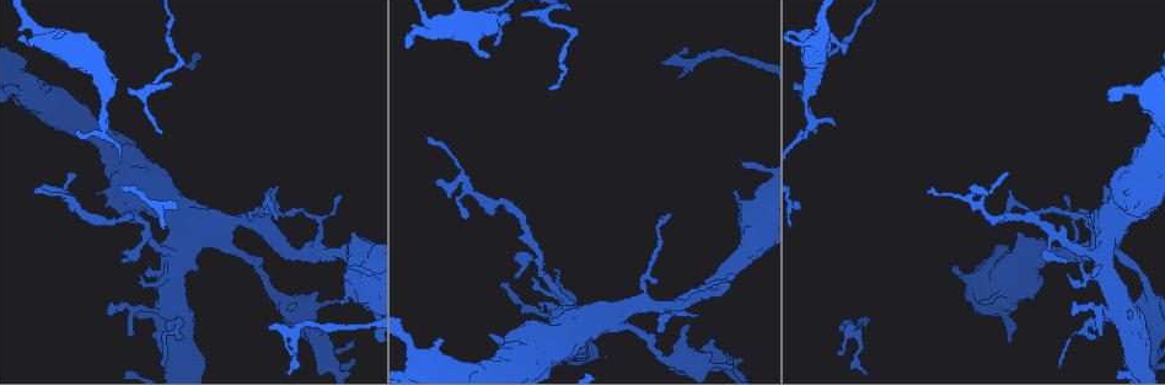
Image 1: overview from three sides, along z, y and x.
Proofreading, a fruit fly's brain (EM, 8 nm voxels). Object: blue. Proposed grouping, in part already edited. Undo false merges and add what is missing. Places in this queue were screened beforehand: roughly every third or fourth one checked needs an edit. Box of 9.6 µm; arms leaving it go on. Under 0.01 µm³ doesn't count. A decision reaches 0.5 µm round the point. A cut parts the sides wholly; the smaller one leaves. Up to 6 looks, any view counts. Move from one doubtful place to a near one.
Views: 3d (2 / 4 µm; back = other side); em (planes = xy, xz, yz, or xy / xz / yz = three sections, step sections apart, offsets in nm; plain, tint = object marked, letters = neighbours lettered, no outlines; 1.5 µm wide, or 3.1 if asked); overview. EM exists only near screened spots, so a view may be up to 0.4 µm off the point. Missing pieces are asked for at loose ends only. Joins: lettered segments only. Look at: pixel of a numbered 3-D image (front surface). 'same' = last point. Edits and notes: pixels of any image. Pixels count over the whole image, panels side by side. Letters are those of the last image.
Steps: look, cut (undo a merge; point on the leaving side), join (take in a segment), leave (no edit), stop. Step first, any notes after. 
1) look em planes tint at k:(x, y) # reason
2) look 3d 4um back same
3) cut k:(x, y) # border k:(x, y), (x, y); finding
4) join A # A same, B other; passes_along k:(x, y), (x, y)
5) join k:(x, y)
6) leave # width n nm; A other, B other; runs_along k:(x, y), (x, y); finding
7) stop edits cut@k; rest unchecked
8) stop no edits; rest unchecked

look 3d 4um at 1:(488, 333) # thick end

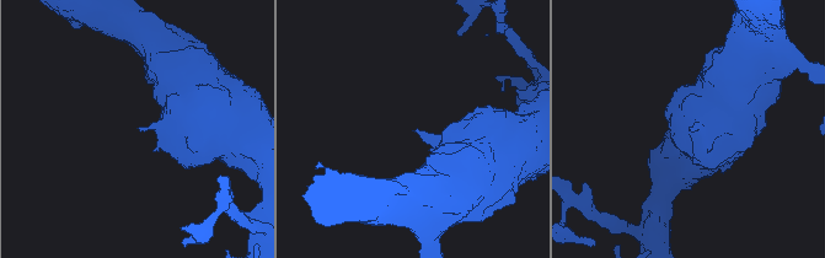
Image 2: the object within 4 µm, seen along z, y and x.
look em planes letters at 2:(413, 130) # shape alone is not enough

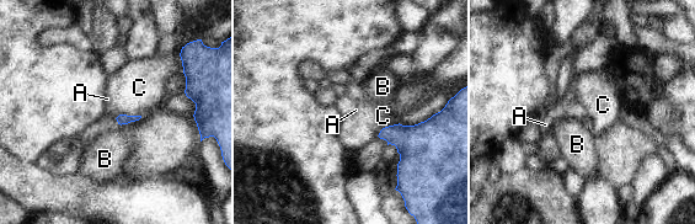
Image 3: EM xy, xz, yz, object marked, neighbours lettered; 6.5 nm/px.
leave # A other, B other, C other; border 3:(399, 122), (385, 126), (377, 136); no lettered segment goes on from it

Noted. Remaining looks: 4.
look em 3.1um planes letters at 1:(160, 309) # sudden change in width

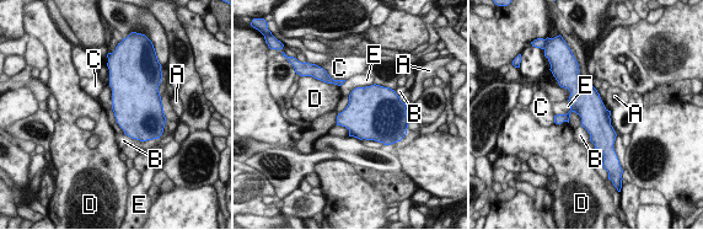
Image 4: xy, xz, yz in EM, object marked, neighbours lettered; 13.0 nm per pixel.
leave # A other, B other, C other, D other, E other; continuous, no second neuron

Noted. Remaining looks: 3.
look em planes letters at 1:(658, 332) # free end

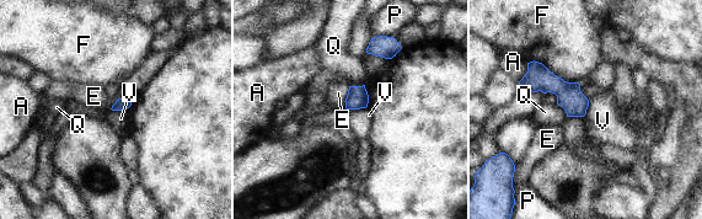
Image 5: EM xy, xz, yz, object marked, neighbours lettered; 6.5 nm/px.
leave # longest_contact F 380 nm; A other, E other, F other, P other, Q other, V other; border 5:(132, 100), (128, 107), (111, 110); none of them fits

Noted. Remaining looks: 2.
stop no edits; rest unchecked

